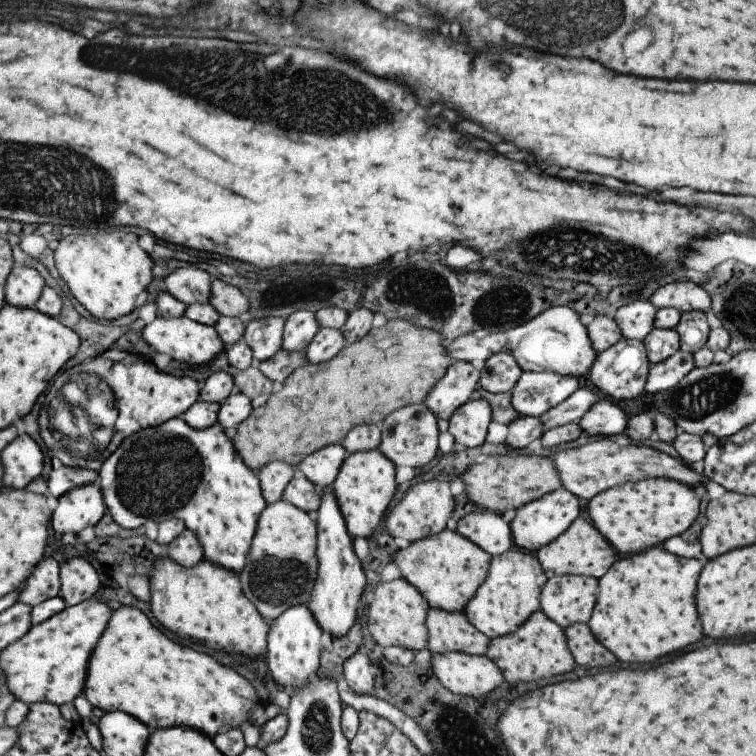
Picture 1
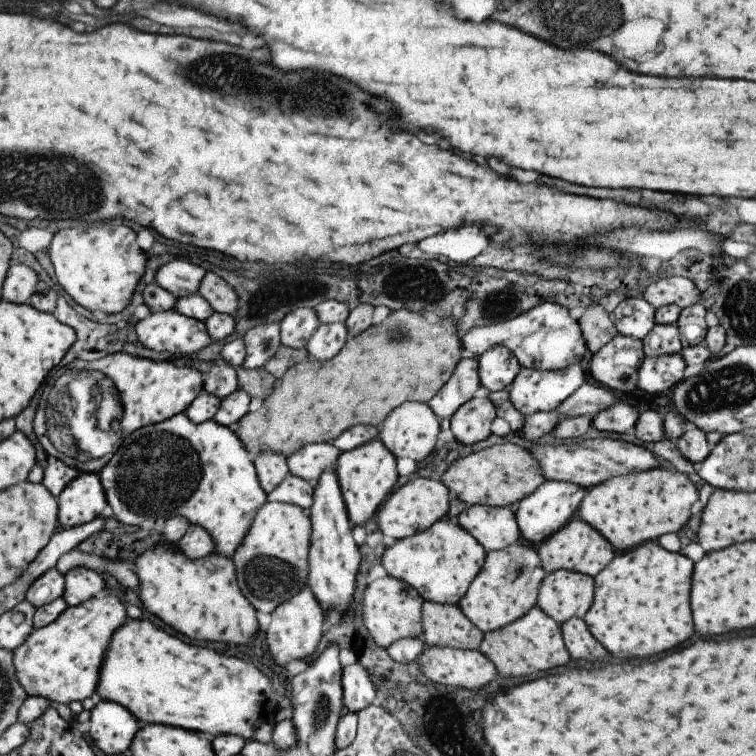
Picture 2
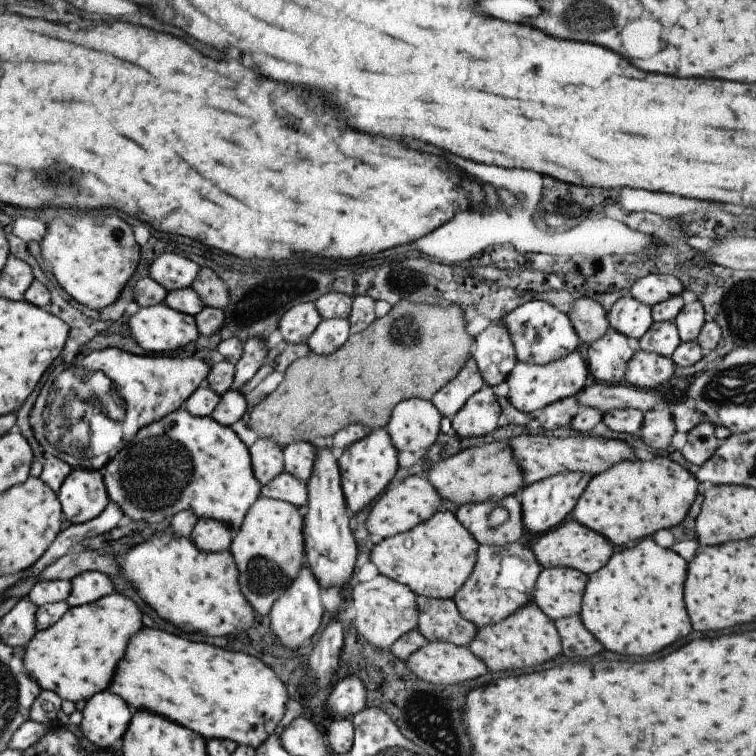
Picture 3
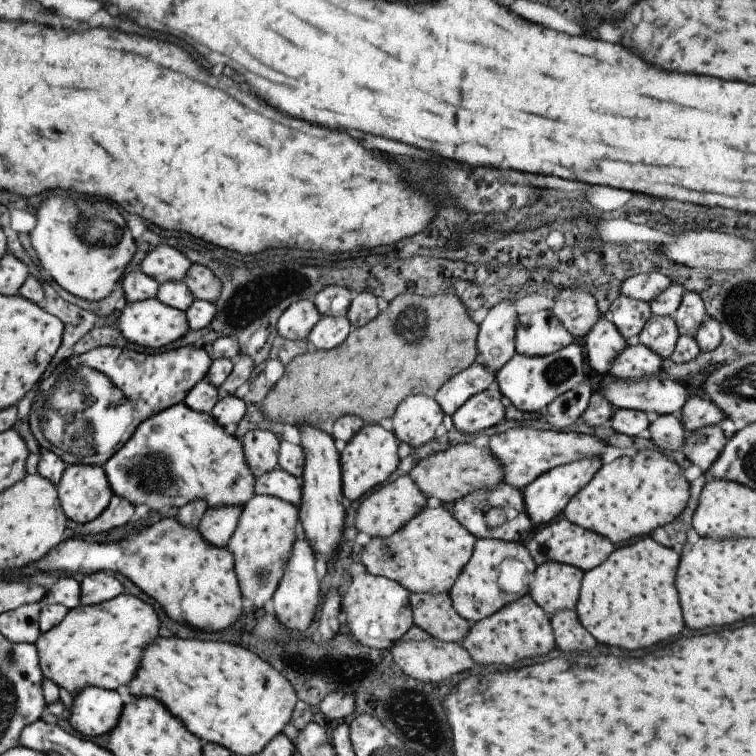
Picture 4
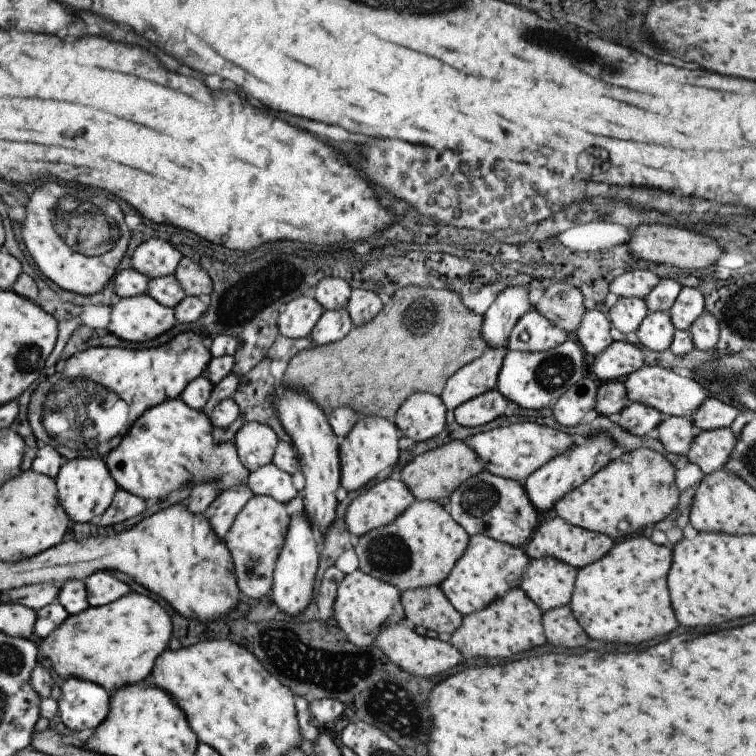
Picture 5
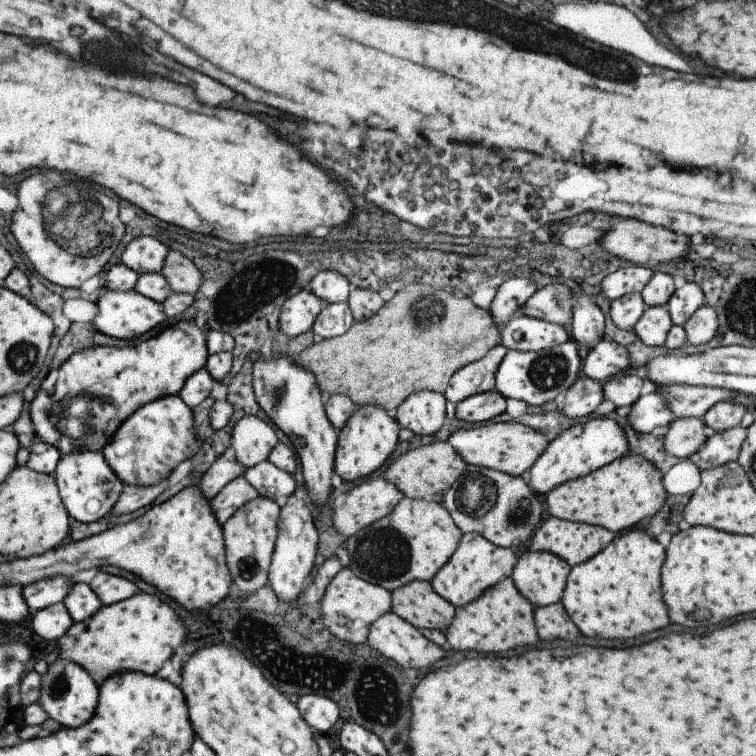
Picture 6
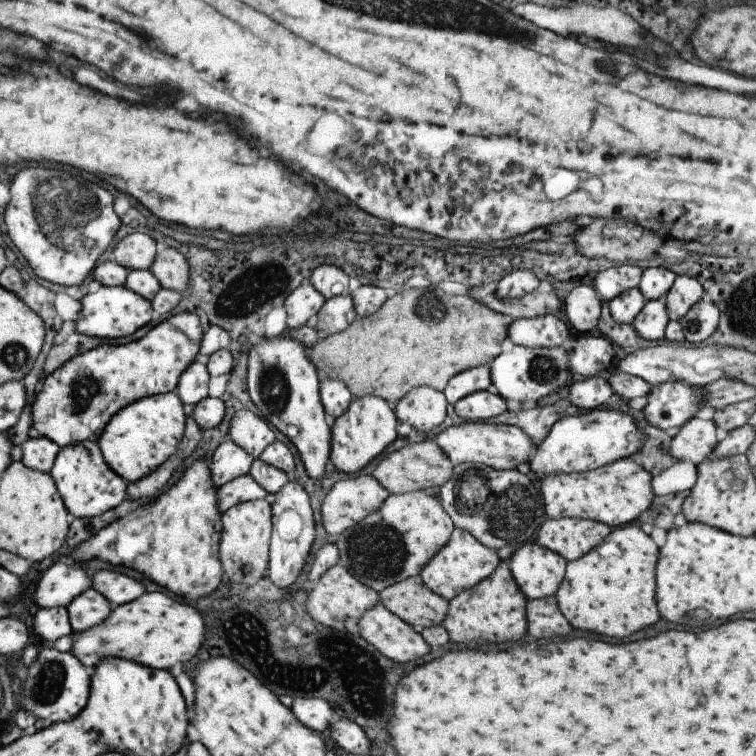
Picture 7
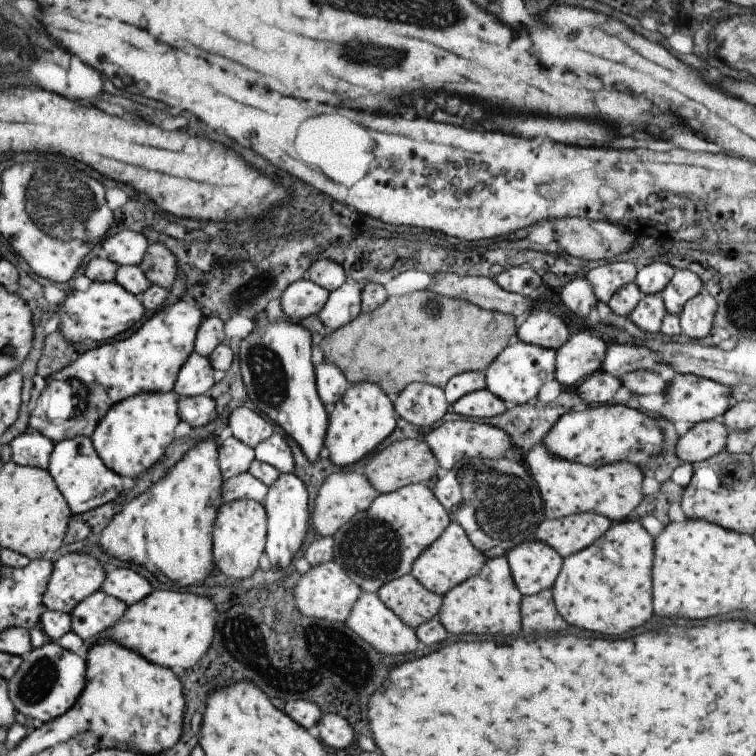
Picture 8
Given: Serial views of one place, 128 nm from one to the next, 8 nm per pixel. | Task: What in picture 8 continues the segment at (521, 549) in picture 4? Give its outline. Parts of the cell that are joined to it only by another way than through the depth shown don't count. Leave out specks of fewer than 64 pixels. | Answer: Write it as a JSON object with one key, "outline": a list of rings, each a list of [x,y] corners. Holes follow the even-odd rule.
{"outline":[[[450,522],[441,536],[414,560],[410,574],[426,589],[443,596],[454,586],[475,576],[483,568],[486,560],[483,553],[469,542],[465,531],[457,523]]]}

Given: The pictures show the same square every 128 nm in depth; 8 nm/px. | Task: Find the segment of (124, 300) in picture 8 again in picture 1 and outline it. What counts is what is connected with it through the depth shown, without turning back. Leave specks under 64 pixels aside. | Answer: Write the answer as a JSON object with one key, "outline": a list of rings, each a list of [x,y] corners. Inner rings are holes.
{"outline":[[[156,316],[149,324],[144,325],[142,339],[159,354],[167,354],[171,360],[185,362],[188,365],[205,365],[212,362],[225,346],[213,327],[193,322],[183,316],[176,319],[163,319]]]}

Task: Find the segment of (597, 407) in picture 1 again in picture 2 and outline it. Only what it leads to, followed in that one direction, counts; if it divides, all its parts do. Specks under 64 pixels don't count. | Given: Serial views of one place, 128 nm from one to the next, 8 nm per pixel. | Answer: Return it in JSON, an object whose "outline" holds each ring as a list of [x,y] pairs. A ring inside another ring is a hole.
{"outline":[[[617,401],[605,410],[597,412],[591,417],[591,426],[595,430],[604,432],[615,432],[623,434],[634,430],[635,422],[638,418],[637,408]]]}

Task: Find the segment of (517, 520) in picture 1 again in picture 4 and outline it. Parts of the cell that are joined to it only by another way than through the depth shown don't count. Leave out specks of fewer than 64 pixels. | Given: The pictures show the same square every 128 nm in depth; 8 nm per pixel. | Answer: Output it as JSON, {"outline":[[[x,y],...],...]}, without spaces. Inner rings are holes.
{"outline":[[[595,456],[593,458],[581,458],[581,460],[551,468],[551,470],[547,470],[532,482],[529,482],[520,492],[523,496],[525,512],[527,512],[527,516],[529,516],[529,520],[533,522],[533,525],[541,526],[549,523],[549,520],[553,520],[553,518],[557,518],[559,514],[562,514],[563,508],[571,500],[571,496],[584,488],[585,484],[591,480],[601,466],[600,458],[595,458]]]}

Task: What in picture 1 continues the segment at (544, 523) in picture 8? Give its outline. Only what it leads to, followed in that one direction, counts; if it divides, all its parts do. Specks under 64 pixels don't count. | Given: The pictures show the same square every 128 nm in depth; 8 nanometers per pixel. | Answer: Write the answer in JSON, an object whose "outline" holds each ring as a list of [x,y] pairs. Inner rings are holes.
{"outline":[[[577,515],[556,539],[537,550],[535,558],[547,578],[555,575],[583,575],[598,579],[615,562],[615,550],[591,523]]]}

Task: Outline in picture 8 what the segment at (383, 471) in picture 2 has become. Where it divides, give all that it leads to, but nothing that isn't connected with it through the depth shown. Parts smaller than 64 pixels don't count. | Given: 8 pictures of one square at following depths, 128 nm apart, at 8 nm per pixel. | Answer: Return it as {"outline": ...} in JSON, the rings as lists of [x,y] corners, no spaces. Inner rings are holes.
{"outline":[[[376,384],[348,385],[341,400],[327,408],[328,425],[323,445],[327,448],[328,459],[335,466],[349,466],[375,450],[396,427],[393,410],[392,401]]]}

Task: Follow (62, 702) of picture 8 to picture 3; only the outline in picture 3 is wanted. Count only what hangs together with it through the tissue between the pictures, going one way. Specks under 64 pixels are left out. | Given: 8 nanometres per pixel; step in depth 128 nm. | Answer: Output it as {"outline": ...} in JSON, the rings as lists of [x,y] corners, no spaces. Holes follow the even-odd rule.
{"outline":[[[107,690],[96,693],[85,702],[77,731],[91,745],[110,750],[111,745],[124,736],[133,711],[121,698]]]}

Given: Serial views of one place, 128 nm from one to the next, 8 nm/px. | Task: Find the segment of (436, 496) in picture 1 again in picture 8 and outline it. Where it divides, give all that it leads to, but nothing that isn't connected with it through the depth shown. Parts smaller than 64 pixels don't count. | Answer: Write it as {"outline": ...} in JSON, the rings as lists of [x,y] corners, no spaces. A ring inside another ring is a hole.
{"outline":[[[332,472],[319,487],[313,512],[310,513],[311,526],[322,537],[331,537],[341,525],[351,520],[353,515],[367,510],[377,495],[379,493],[362,472]]]}

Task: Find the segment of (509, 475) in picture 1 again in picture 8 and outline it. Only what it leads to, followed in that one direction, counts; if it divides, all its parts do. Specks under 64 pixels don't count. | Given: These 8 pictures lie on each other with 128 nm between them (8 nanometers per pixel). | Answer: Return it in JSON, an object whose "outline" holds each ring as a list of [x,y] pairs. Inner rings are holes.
{"outline":[[[403,439],[379,450],[367,460],[361,471],[375,490],[381,493],[396,491],[401,487],[429,480],[441,473],[437,459],[423,439]]]}

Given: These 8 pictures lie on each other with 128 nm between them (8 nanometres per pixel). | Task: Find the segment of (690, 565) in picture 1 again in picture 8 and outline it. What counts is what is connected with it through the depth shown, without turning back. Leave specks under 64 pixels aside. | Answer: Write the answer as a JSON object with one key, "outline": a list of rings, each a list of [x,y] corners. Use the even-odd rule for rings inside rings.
{"outline":[[[619,521],[612,525],[583,550],[562,559],[561,568],[553,586],[552,599],[567,624],[583,628],[589,632],[599,632],[605,636],[619,636],[645,624],[651,618],[651,569],[653,558],[653,539],[637,522]]]}

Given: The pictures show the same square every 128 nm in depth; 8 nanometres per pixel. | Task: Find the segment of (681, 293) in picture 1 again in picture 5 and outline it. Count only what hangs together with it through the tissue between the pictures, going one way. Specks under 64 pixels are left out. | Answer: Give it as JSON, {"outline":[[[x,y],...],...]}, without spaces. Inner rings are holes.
{"outline":[[[647,269],[634,270],[623,273],[614,278],[608,286],[609,292],[618,297],[637,297],[642,299],[654,286],[659,284],[660,278]]]}

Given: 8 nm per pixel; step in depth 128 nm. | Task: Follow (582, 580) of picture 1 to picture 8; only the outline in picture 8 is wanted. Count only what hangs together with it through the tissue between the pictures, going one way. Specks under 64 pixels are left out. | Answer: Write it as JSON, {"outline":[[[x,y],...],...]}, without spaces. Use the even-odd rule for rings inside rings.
{"outline":[[[535,538],[515,545],[504,555],[512,579],[522,595],[536,595],[550,589],[562,563],[555,550]]]}

